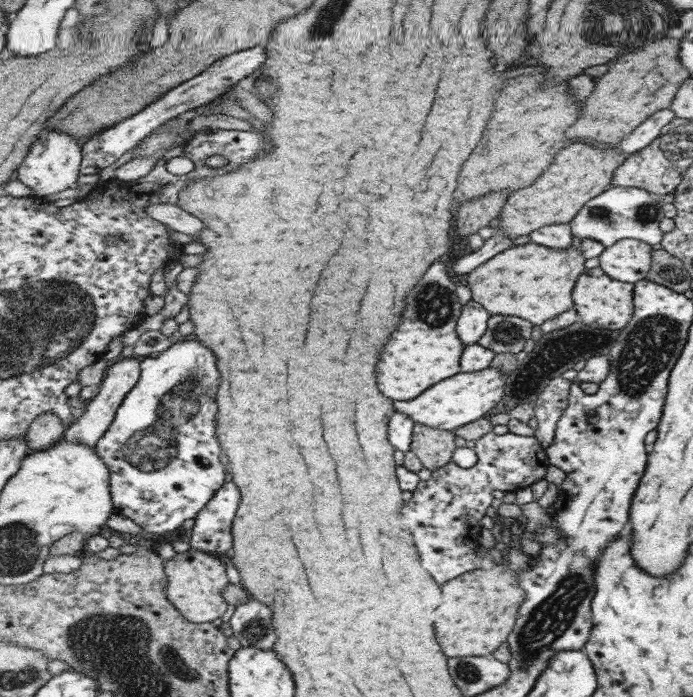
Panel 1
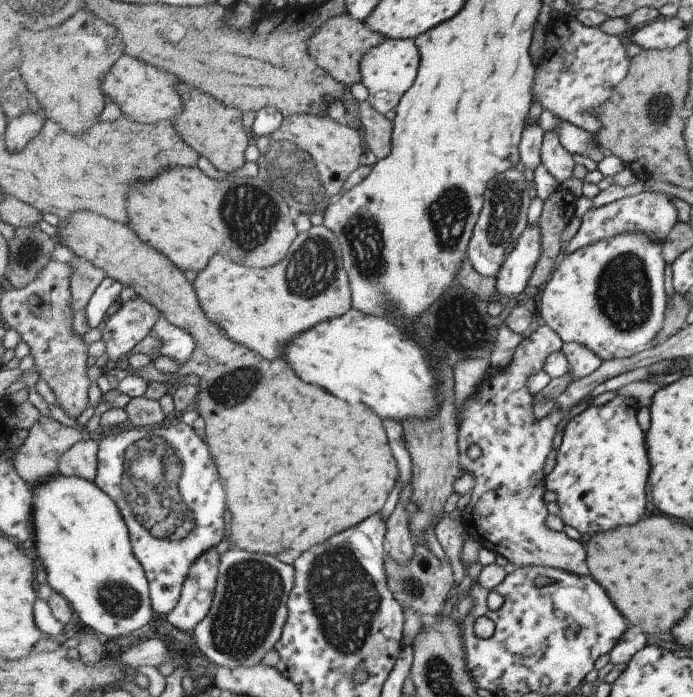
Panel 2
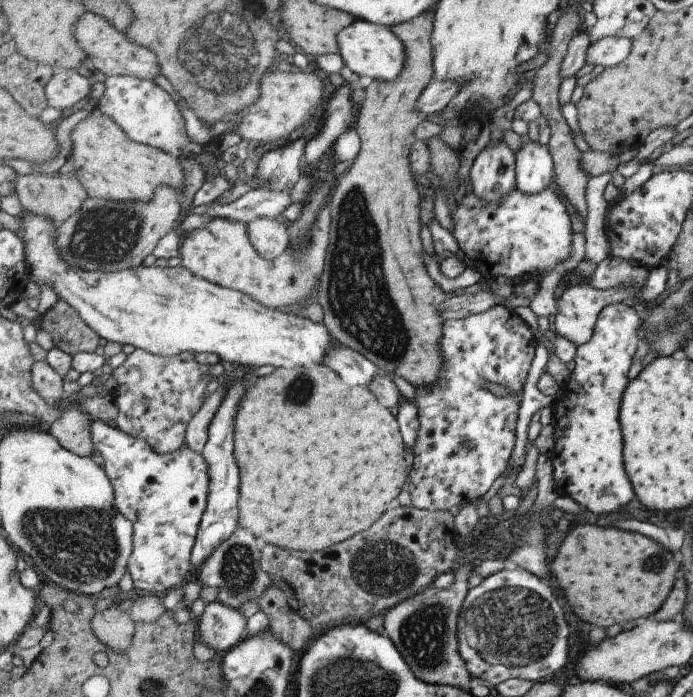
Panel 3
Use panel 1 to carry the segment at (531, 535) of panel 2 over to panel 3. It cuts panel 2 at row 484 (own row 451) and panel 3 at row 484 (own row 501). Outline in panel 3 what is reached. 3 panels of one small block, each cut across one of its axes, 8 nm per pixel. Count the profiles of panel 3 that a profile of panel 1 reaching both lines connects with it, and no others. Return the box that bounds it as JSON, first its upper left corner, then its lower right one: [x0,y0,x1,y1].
[406,305,537,512]

